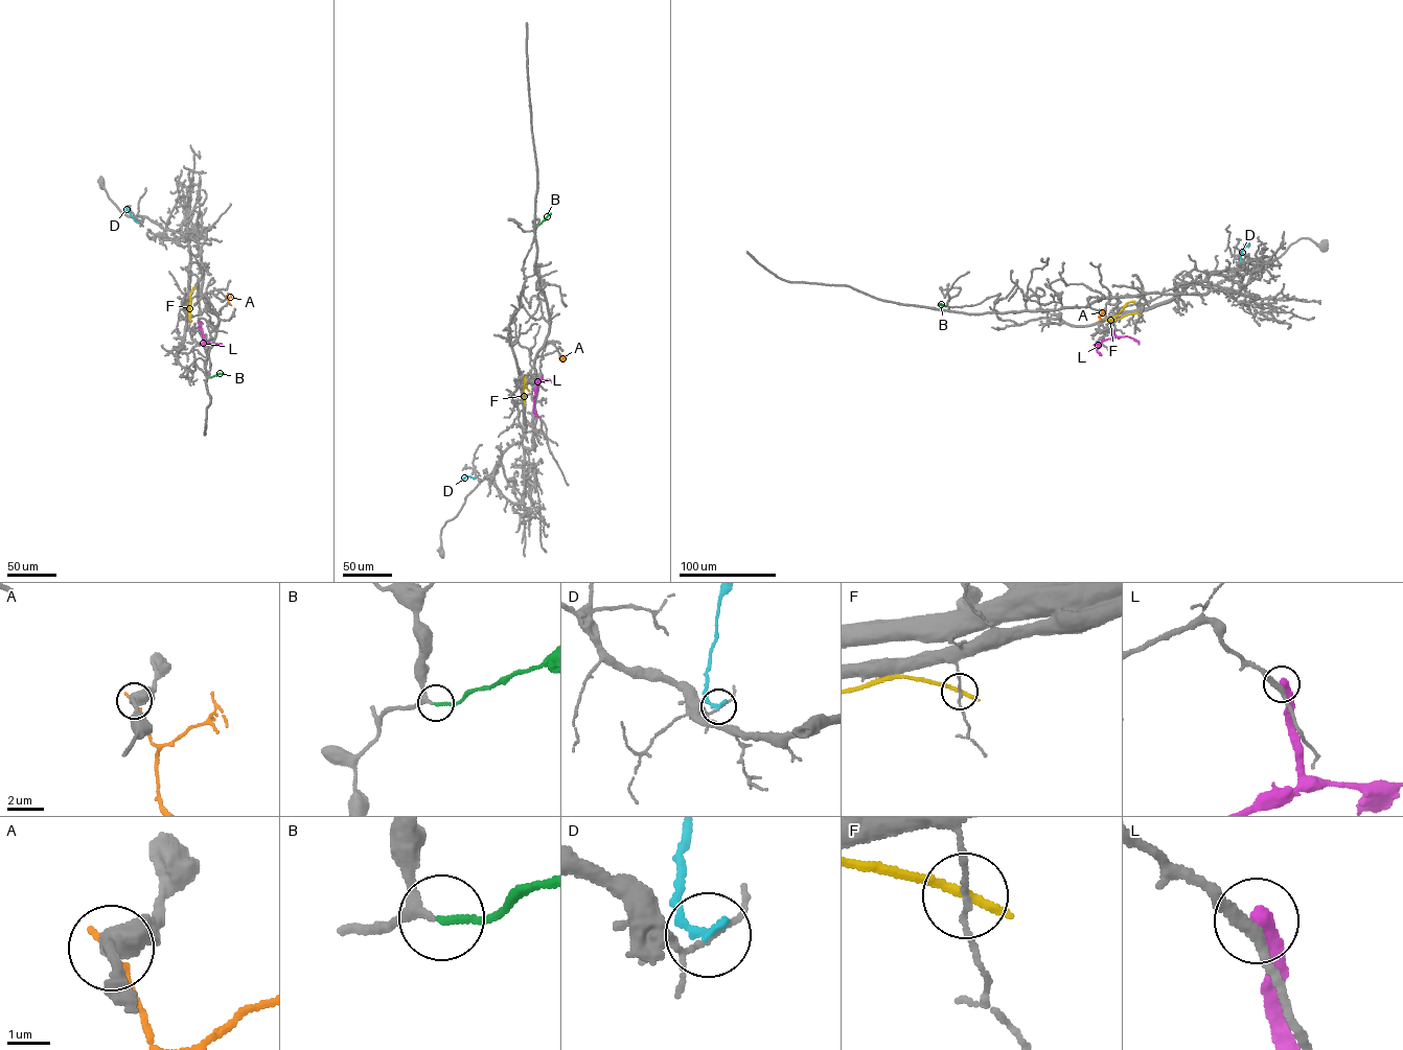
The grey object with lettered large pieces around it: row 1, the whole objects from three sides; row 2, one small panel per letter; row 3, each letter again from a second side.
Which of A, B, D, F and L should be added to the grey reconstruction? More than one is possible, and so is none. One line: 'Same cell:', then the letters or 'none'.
Same cell: B

